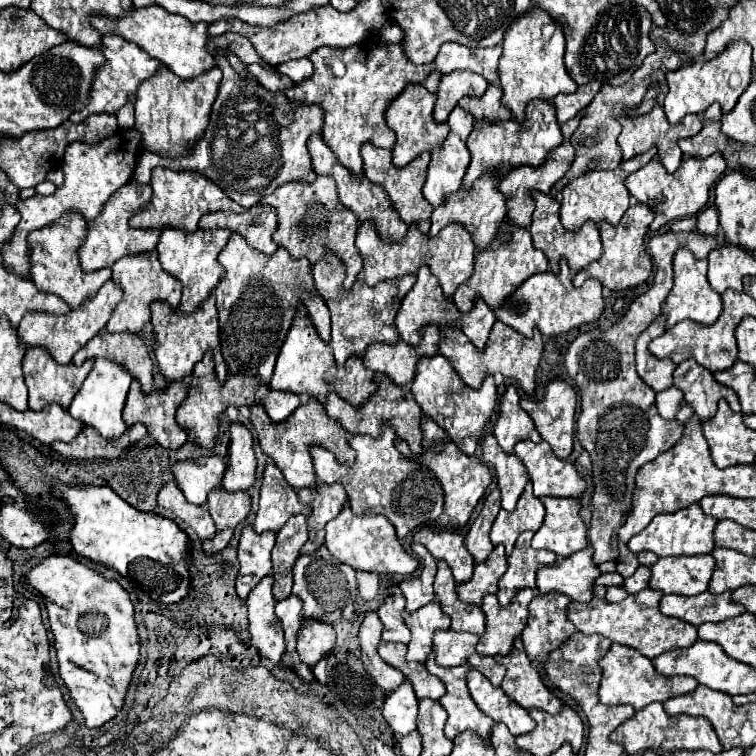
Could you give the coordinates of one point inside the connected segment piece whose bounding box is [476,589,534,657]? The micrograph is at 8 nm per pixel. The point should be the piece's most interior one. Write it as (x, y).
(503, 624)

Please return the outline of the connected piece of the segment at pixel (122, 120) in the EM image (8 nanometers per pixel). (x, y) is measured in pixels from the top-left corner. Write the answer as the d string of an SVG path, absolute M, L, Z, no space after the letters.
M130 101L128 105L124 105L124 107L118 111L116 119L118 119L118 127L120 127L120 129L130 129L130 127L134 125L134 103Z

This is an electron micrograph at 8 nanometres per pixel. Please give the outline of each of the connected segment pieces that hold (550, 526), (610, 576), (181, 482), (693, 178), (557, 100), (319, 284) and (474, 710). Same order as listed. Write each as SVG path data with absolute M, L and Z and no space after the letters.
M540 499L546 507L542 527L532 537L534 549L550 549L558 557L568 557L588 545L586 525L578 515L578 499Z
M617 572L601 574L595 581L595 585L617 586L623 584L623 577Z
M202 457L172 467L178 487L194 505L204 505L208 495L222 485L224 469L226 461L222 457Z
M710 155L708 159L684 159L676 173L668 173L664 169L664 165L660 163L660 159L656 157L640 171L628 175L626 189L630 191L634 201L652 207L656 219L652 221L650 229L658 231L662 225L666 225L674 219L692 217L696 213L700 213L710 199L712 185L724 175L724 171L726 171L726 161L722 159L722 155Z
M588 83L588 85L578 87L578 91L572 93L572 95L556 95L552 103L554 103L554 107L556 107L558 123L566 123L566 121L572 119L578 111L582 111L584 107L588 107L588 103L594 99L594 95L596 95L594 83Z
M328 253L322 261L318 261L316 267L312 269L312 273L314 273L316 291L322 299L326 299L330 315L332 315L332 341L330 341L330 345L332 345L332 353L336 359L336 367L342 367L346 363L346 359L350 359L350 357L362 357L364 351L368 349L368 345L372 345L376 341L388 343L388 345L394 345L400 341L398 329L394 325L394 317L400 309L404 295L412 289L416 275L406 275L406 277L392 279L392 281L382 281L374 287L368 287L364 281L358 281L358 283L354 283L354 287L350 291L344 291L342 289L344 265L332 253Z
M430 655L428 661L426 661L426 669L432 675L440 677L446 685L446 695L440 699L440 705L448 711L444 735L448 739L454 739L458 733L474 731L488 745L494 721L476 707L476 703L472 701L472 697L468 693L466 675L472 667L468 667L468 665L440 667L440 665L434 663L434 655Z

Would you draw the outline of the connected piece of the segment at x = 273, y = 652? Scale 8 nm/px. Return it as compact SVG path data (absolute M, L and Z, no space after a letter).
M264 577L248 595L248 621L250 621L250 643L258 649L260 657L280 665L286 653L286 639L280 627L280 619L274 613L272 577Z

